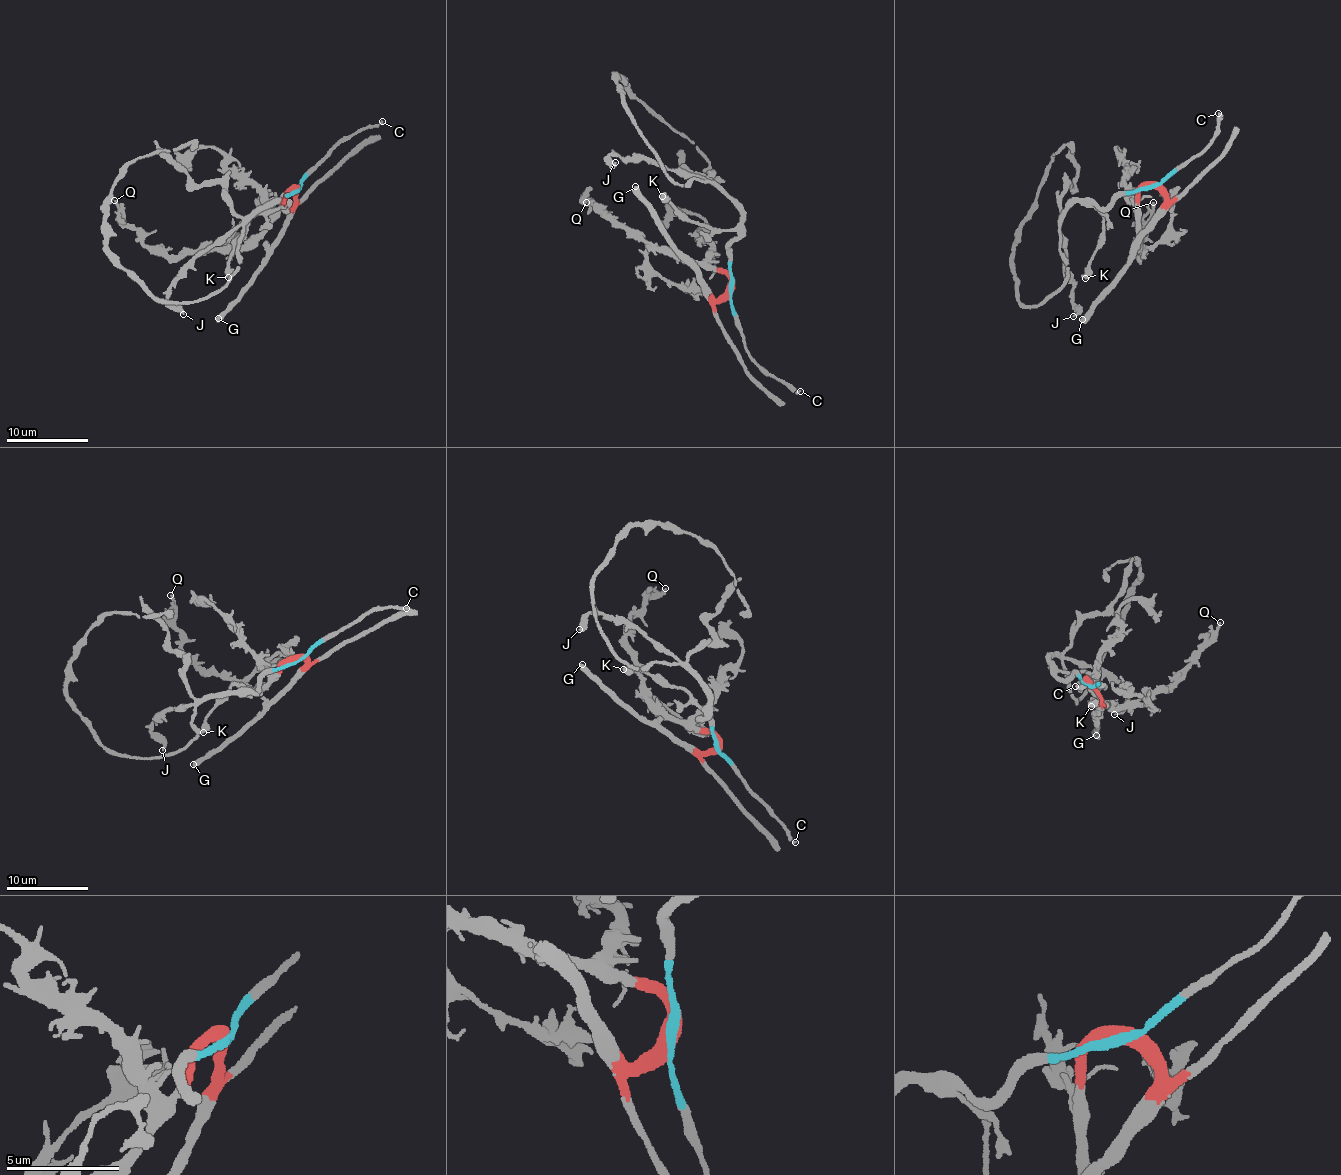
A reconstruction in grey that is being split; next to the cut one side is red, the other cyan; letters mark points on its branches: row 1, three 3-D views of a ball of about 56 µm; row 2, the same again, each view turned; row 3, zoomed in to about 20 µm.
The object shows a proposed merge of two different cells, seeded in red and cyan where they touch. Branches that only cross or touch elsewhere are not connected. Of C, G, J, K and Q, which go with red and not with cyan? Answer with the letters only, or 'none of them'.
G, Q

